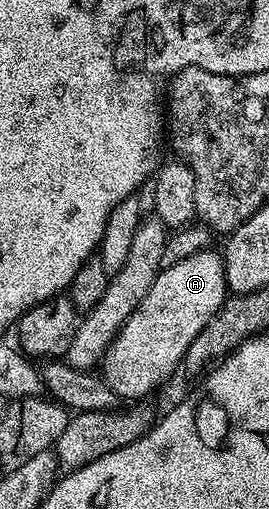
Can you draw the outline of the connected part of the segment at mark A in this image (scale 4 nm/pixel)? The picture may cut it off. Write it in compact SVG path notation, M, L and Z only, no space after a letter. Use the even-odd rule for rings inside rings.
M202 247L195 255L189 255L187 259L179 259L179 263L167 265L158 273L155 283L151 283L151 291L143 295L143 303L131 311L127 323L115 335L115 339L105 352L105 357L99 366L101 380L115 391L118 399L124 399L129 403L137 403L148 393L153 393L173 372L182 368L187 351L191 343L195 343L195 335L211 323L211 319L223 307L227 296L225 284L225 262L220 252L212 253L212 248Z

